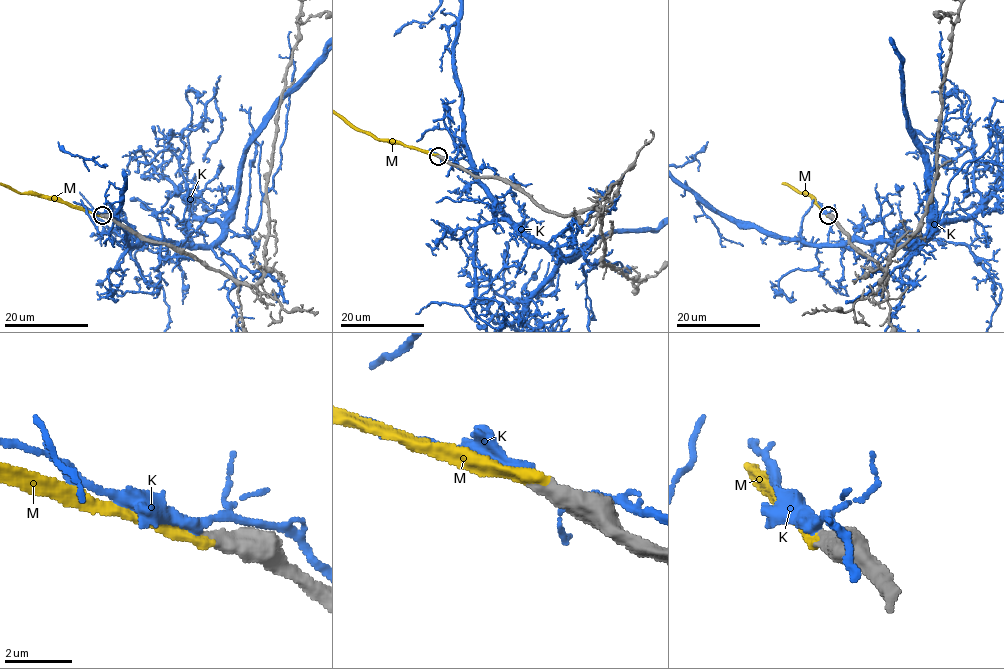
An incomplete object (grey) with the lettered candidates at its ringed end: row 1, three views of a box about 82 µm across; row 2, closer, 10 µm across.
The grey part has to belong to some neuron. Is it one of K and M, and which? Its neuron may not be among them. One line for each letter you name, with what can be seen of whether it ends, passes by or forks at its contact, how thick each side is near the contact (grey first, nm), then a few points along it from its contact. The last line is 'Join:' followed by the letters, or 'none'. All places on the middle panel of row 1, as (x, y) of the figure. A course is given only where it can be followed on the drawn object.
M: it ends | 480/360 nm
Join: M

